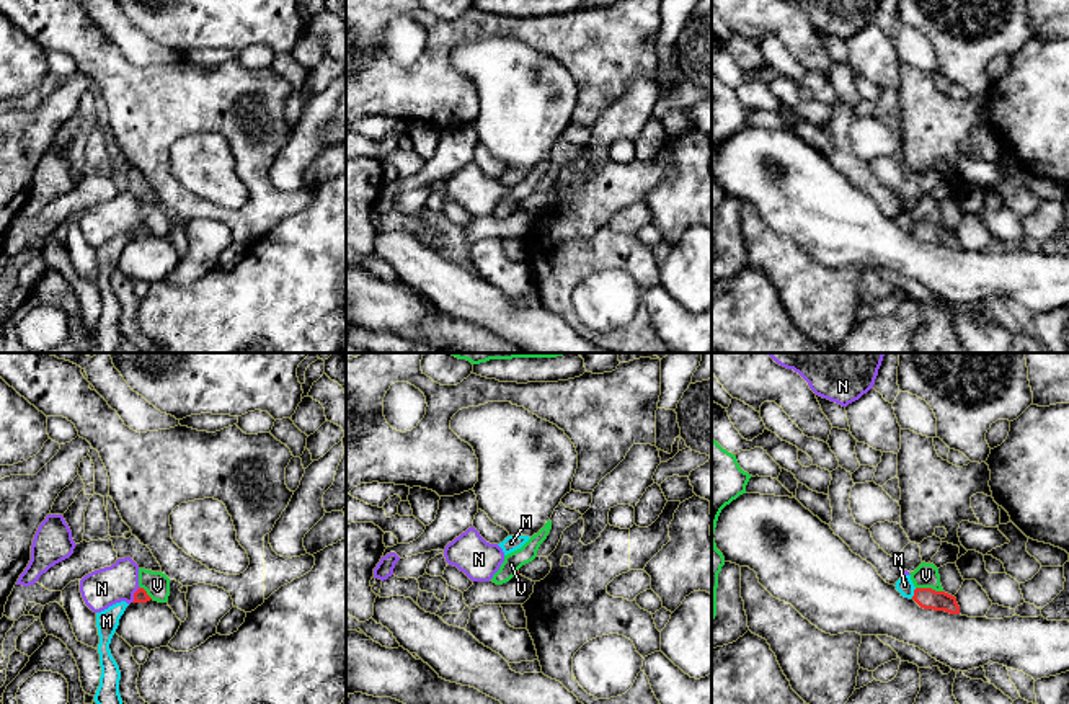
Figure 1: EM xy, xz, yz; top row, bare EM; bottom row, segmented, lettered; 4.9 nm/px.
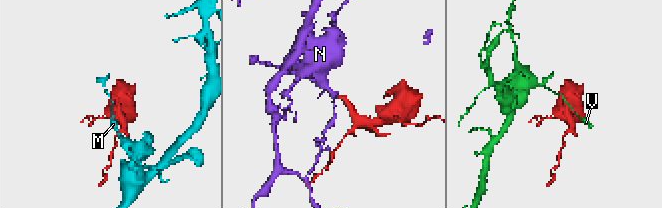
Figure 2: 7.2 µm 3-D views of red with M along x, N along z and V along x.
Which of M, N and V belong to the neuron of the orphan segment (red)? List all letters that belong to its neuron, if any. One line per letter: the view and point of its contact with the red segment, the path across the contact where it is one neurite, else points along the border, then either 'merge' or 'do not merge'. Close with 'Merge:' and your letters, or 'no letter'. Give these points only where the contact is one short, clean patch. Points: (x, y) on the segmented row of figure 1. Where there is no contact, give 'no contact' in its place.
M: yz (914, 593) | along yz (916, 588), (911, 597) | do not merge
N: xy (134, 595) | across xy (141, 595), (134, 595), (126, 588), (102, 588) | merge
V: yz (929, 588) | along yz (916, 587), (931, 587), (942, 592) | do not merge
Merge: N

